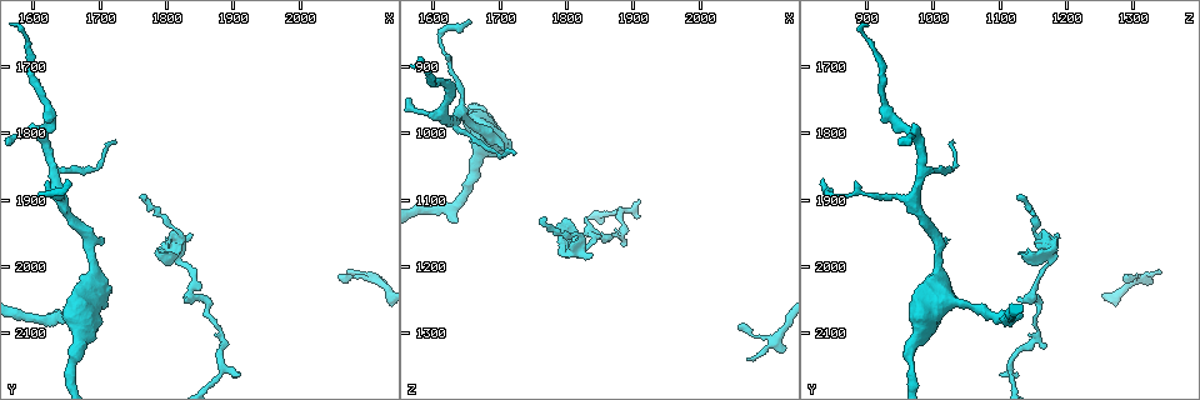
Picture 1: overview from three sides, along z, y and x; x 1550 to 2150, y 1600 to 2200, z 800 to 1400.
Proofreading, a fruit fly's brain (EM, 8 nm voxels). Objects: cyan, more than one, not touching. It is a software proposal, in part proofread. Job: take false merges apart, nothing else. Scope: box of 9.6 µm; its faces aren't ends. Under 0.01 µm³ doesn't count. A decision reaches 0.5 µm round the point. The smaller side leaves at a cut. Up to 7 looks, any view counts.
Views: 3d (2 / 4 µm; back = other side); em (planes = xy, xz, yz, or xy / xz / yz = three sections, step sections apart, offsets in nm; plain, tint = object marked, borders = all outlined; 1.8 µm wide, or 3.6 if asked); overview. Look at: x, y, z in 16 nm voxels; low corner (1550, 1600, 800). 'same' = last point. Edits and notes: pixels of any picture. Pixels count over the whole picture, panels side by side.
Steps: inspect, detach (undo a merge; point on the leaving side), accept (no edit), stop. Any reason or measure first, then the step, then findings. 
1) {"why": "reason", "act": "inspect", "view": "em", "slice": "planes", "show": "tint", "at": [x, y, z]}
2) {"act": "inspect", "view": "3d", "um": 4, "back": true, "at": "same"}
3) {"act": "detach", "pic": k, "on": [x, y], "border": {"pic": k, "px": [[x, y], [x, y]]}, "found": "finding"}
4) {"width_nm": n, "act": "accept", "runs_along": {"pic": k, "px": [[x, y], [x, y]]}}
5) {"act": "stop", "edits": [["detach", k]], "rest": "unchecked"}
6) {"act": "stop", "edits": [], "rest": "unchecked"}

{"why": "branch point", "act": "inspect", "view": "3d", "um": 2, "at": [2115, 2020, 1305]}

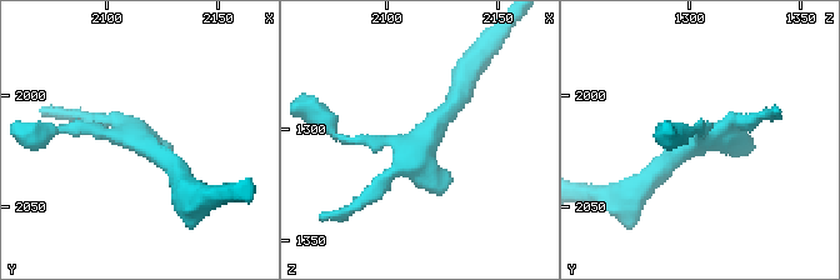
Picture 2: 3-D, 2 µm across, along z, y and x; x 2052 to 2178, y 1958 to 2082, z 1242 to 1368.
{"act": "inspect", "view": "em", "slice": "planes", "show": "tint", "at": [2116, 2020, 1308]}

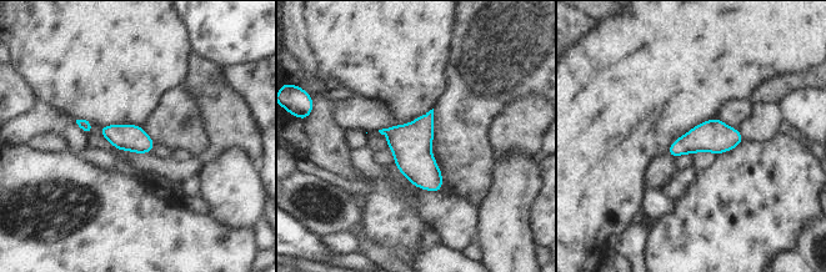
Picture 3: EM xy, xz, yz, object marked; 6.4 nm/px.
{"width_nm": 180, "act": "accept", "found": "continuous, no second neuron"}

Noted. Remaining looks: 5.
{"why": "calibre changes", "act": "inspect", "view": "em", "slice": "planes", "show": "tint", "at": [1670, 2125, 965]}

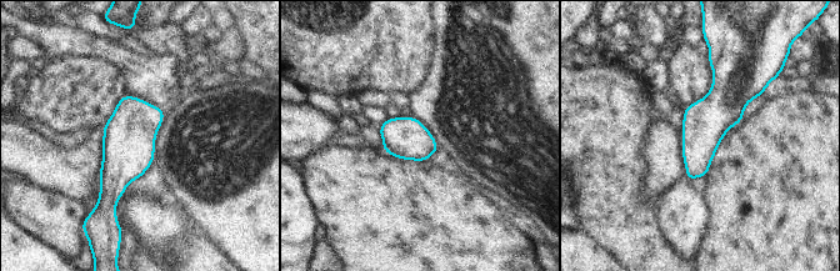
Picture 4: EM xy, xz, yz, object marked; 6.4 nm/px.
{"width_nm": 280, "act": "accept", "found": "one neuron here"}

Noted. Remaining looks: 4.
{"why": "abrupt turn", "act": "inspect", "view": "3d", "um": 2, "back": true, "at": [1660, 1860, 1010]}

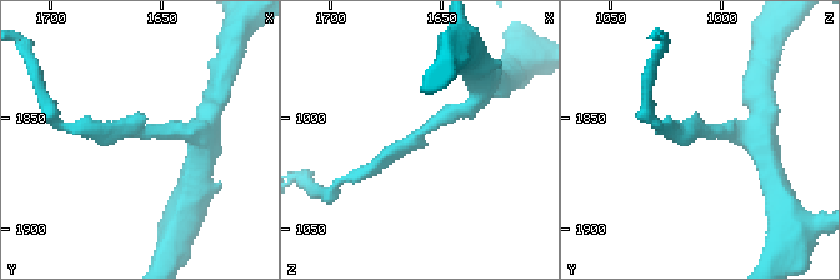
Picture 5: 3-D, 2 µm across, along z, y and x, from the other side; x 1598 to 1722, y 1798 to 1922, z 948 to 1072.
{"why": "now the EM", "act": "inspect", "view": "em", "slice": "yz", "step": 8, "show": "tint", "at": [1662, 1856, 1009]}

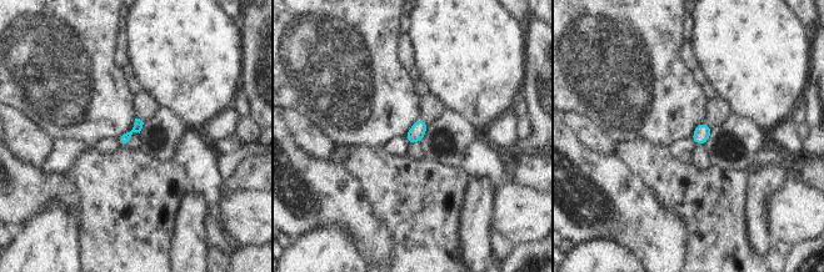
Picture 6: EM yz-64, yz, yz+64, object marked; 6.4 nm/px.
{"act": "inspect", "view": "em", "slice": "planes", "show": "borders", "at": "same"}

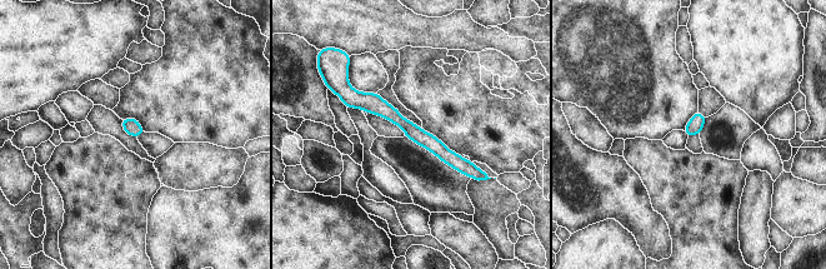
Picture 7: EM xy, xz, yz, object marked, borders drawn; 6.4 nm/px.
{"act": "accept", "runs_along": {"pic": 7, "px": [[348, 91], [389, 111], [472, 173]]}, "found": "one neuron here"}

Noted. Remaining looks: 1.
{"act": "stop", "edits": [], "rest": "unchecked"}

